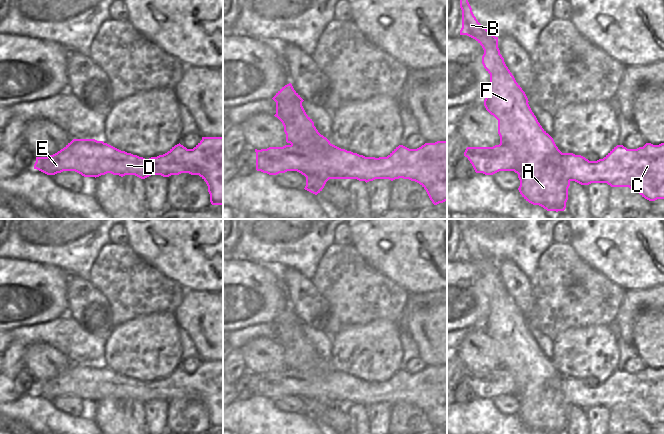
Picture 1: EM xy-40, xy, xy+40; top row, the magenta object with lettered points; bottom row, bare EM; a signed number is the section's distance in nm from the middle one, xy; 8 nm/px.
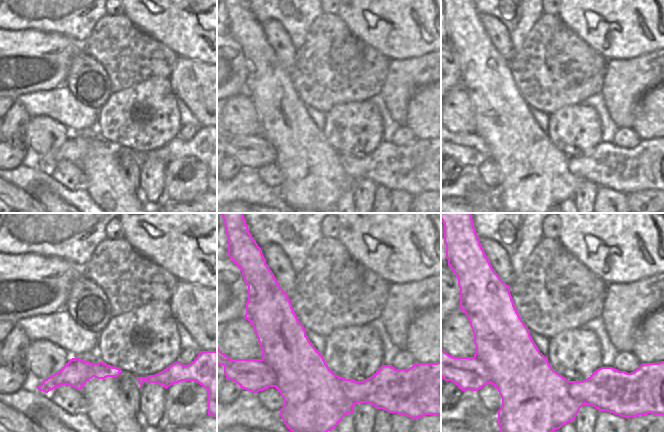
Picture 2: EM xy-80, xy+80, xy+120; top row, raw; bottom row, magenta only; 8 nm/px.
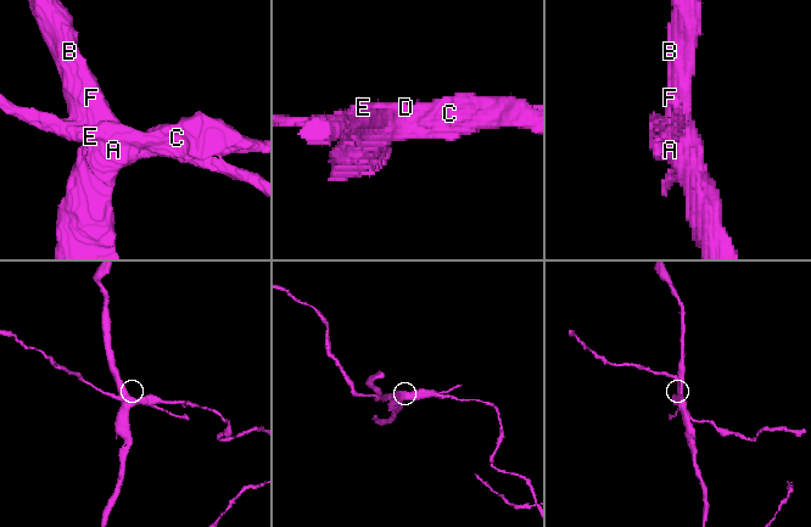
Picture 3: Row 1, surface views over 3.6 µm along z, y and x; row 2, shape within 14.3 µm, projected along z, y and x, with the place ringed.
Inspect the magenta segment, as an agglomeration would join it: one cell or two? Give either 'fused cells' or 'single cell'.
fused cells

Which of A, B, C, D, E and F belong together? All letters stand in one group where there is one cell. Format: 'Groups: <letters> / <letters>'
Groups: A B F / C D E

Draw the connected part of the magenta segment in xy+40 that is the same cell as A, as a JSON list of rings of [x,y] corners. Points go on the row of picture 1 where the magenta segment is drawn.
[[[460,0],[462,28],[460,35],[475,39],[483,48],[482,64],[490,74],[490,88],[484,100],[486,110],[498,120],[500,143],[509,147],[516,158],[516,170],[520,180],[518,188],[522,197],[547,211],[564,211],[568,200],[570,180],[560,164],[562,153],[553,138],[542,128],[532,112],[528,98],[506,66],[498,48],[498,37],[483,27],[472,12],[468,0]]]

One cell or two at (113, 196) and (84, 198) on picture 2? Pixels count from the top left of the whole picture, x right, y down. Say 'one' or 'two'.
two

